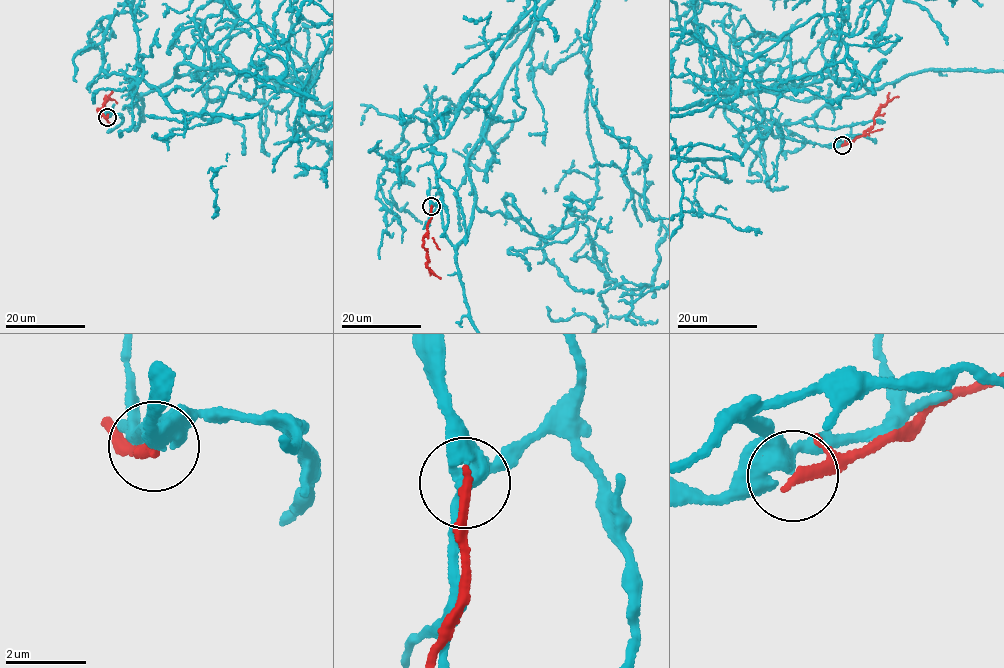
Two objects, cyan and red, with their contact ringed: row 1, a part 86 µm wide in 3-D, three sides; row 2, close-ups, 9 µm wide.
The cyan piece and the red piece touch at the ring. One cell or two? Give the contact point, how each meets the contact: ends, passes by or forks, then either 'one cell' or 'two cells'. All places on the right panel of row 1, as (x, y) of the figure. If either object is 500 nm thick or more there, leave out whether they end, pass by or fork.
(842, 145) | cyan passes by | red ends | two cells

